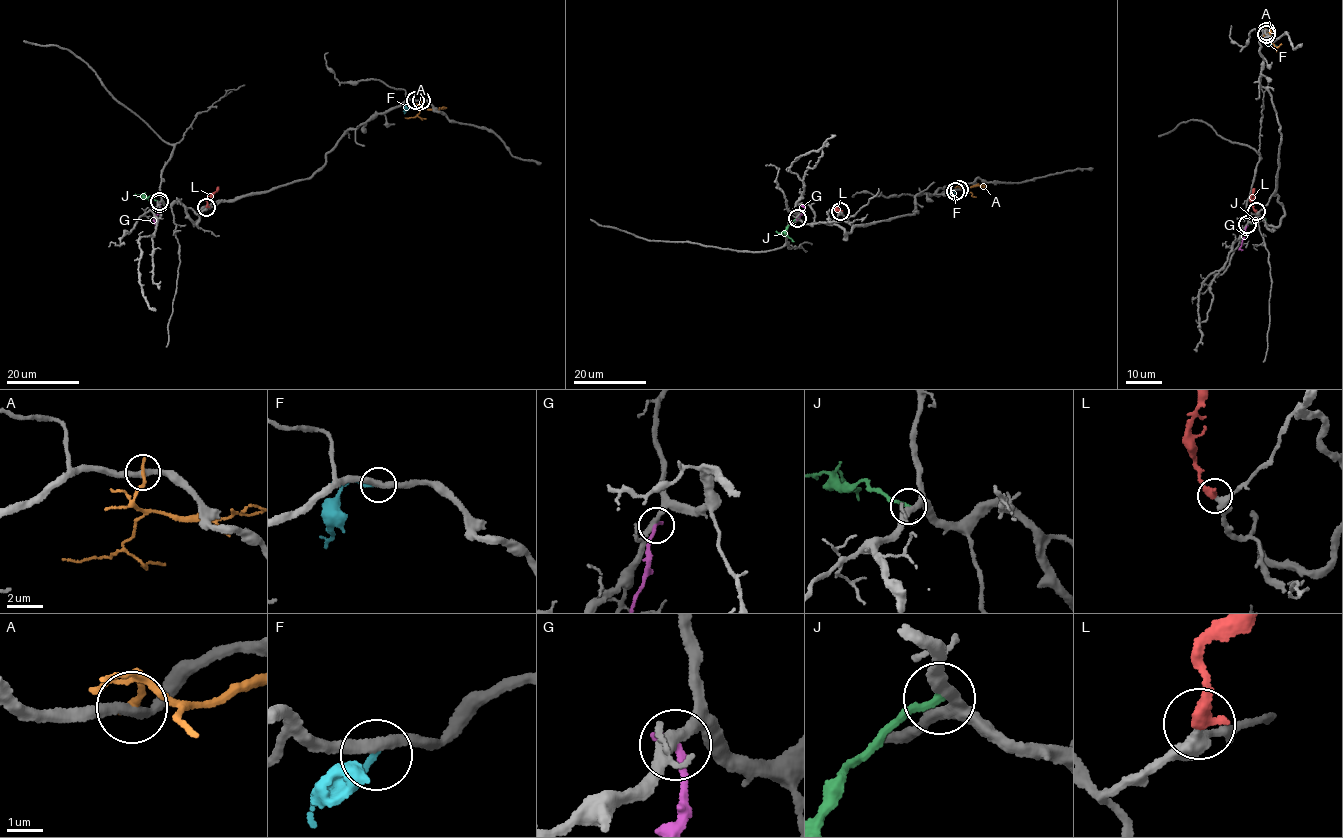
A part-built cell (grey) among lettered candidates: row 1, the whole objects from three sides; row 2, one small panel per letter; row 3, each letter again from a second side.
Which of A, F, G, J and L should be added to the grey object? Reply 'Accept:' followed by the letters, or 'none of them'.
Accept: L

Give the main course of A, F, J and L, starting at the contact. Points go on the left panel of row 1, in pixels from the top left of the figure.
A: (421, 100), (420, 108), (446, 107)
F: (415, 101), (407, 101), (404, 113)
J: (159, 201), (144, 195), (149, 201)
L: (206, 207), (207, 198), (218, 187)

